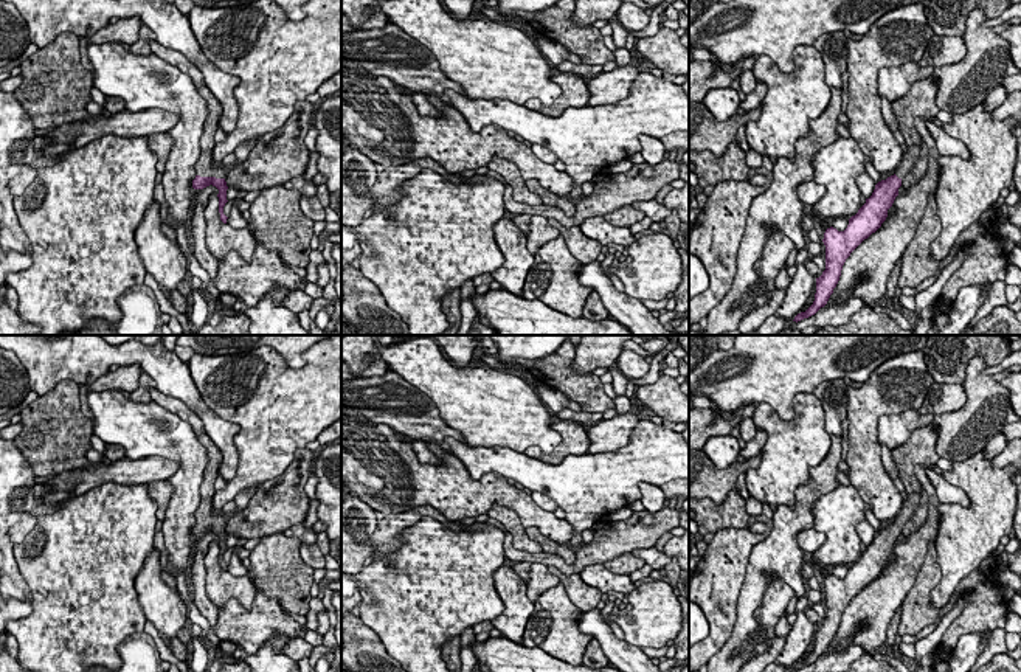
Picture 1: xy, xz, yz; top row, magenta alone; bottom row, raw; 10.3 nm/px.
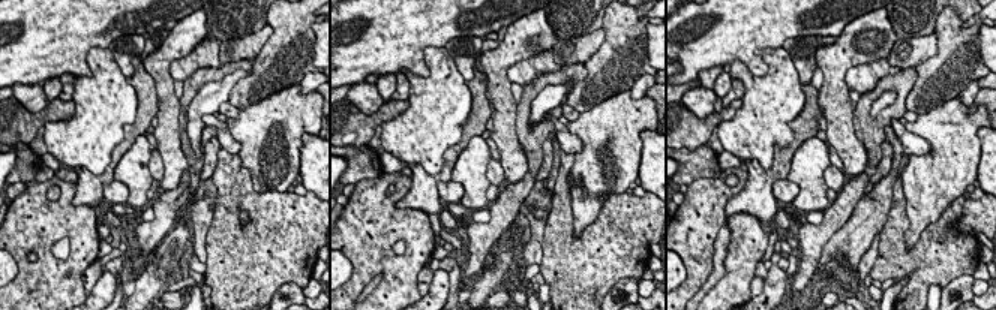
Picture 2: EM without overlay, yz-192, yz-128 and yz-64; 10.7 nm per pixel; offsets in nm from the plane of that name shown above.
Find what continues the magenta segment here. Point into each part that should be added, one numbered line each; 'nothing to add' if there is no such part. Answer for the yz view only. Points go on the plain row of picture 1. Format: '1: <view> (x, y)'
1: yz (920, 447)

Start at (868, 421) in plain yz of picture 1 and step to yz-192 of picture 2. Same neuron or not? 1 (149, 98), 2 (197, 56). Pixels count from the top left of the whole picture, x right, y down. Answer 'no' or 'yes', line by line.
1: no
2: no

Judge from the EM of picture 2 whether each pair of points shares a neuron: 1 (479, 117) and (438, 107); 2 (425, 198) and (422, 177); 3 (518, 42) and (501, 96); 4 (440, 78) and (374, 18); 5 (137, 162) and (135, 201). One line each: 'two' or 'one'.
1: two
2: one
3: one
4: two
5: one

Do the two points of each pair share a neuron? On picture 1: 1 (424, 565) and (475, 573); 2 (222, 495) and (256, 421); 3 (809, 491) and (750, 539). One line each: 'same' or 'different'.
1: same
2: same
3: different

